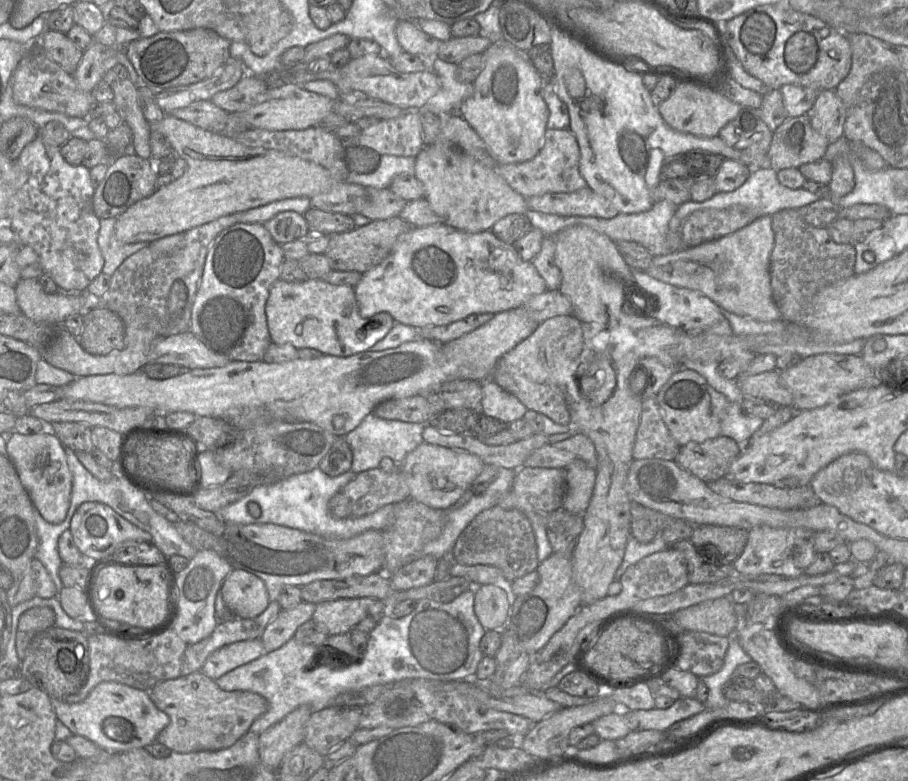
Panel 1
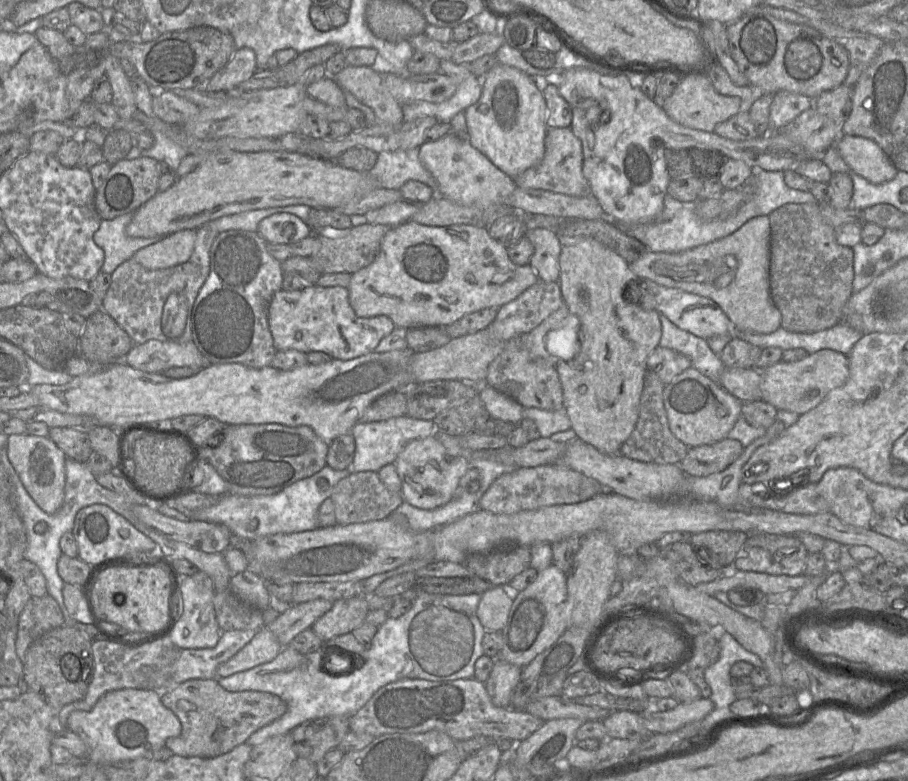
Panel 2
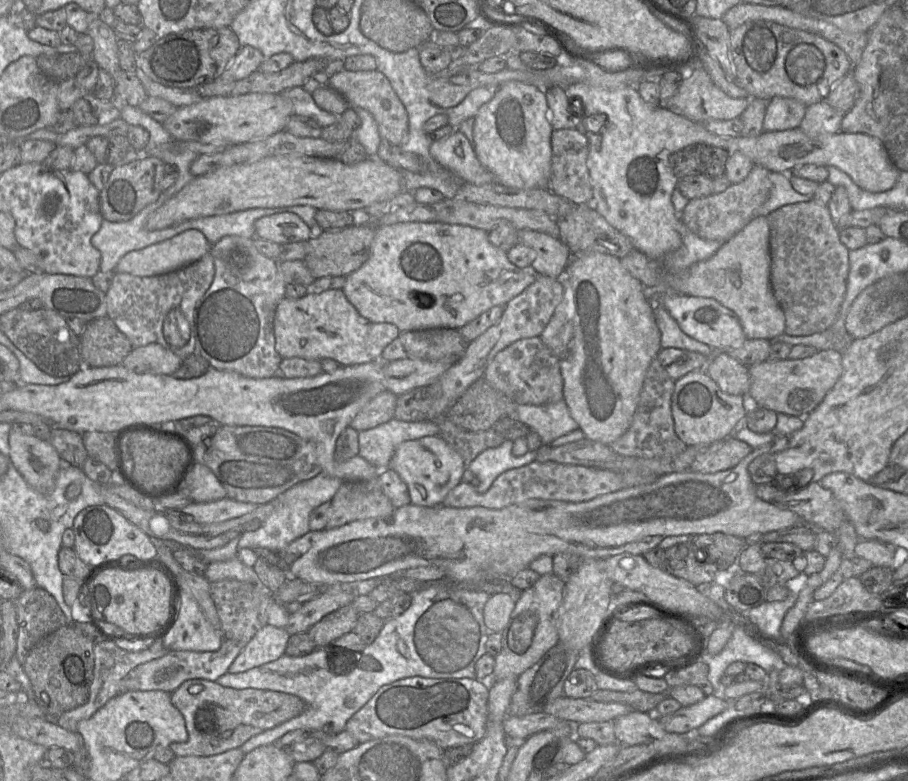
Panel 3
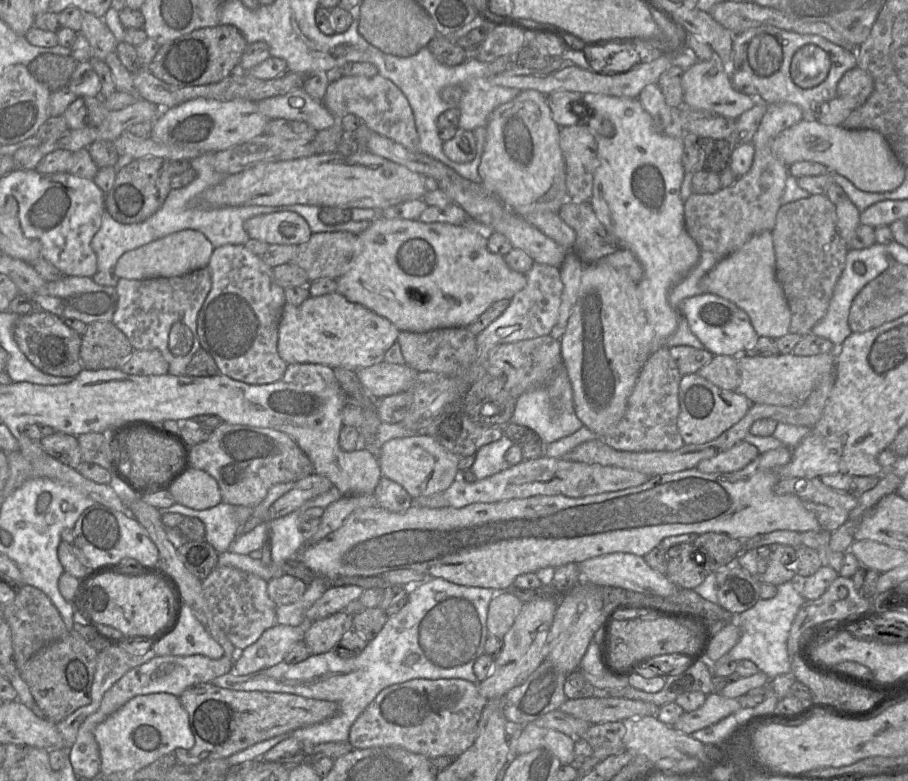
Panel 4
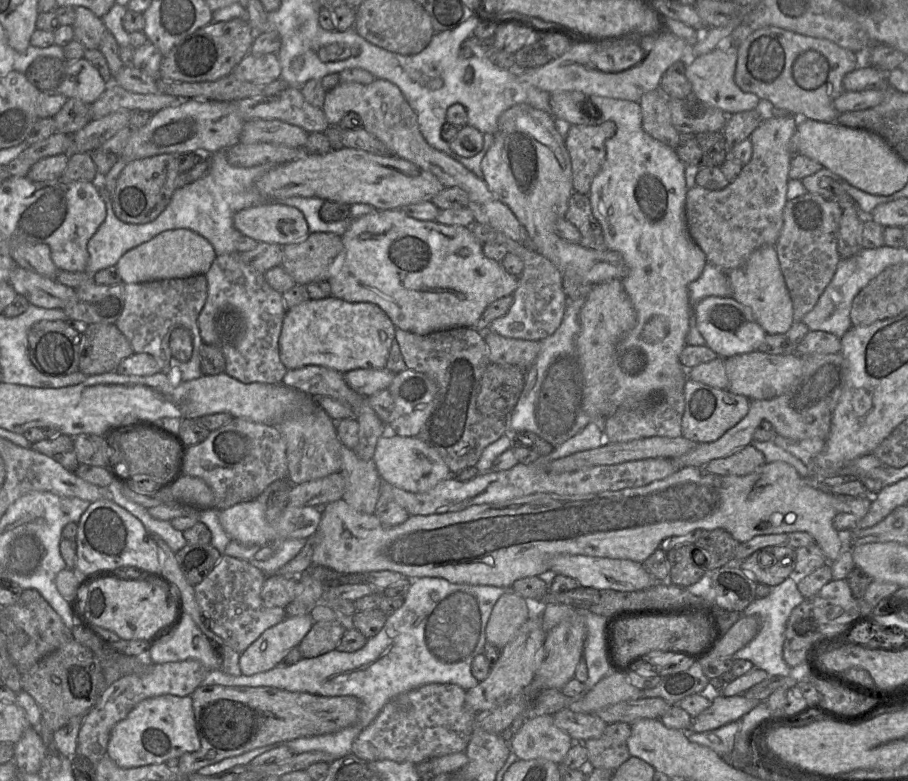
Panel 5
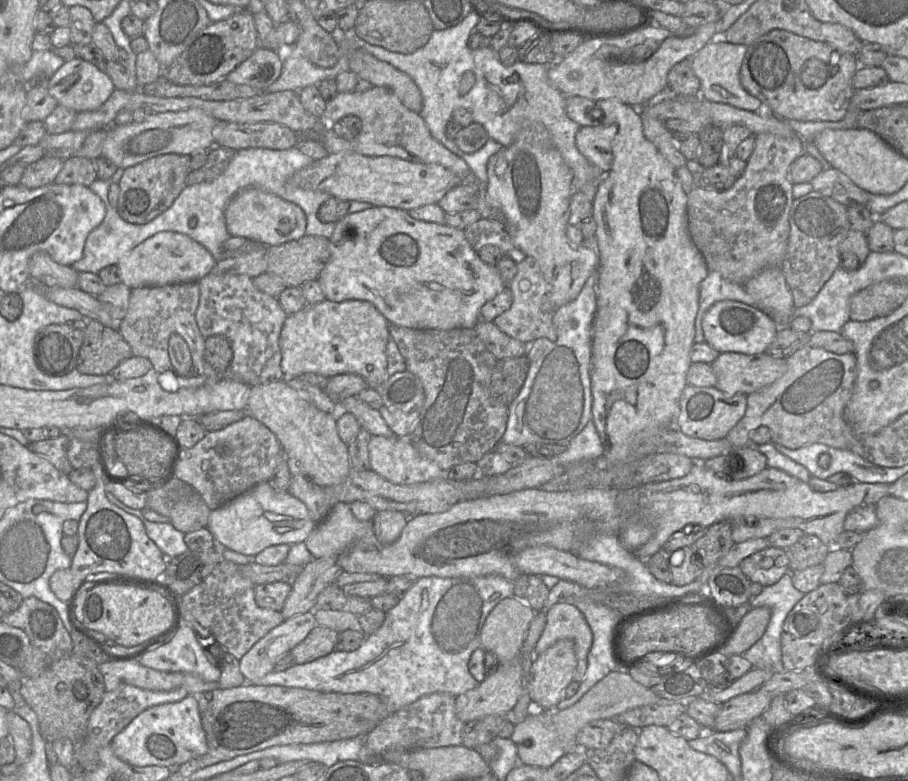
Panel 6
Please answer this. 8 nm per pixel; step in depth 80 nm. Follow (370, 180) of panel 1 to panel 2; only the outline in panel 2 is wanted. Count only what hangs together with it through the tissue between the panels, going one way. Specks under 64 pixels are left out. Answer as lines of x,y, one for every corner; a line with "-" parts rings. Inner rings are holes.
419,148
382,152
378,155
377,162
369,173
379,181
380,188
384,189
399,190
404,183
410,180
422,182
435,191
437,187
434,177
419,158

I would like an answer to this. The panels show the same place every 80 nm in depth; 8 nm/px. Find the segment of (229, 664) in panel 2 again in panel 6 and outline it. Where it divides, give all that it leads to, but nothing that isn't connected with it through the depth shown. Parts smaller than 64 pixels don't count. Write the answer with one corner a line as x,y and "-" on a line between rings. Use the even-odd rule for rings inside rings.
313,611
284,620
240,659
241,673
248,680
264,677
274,670
278,658
303,641
317,625

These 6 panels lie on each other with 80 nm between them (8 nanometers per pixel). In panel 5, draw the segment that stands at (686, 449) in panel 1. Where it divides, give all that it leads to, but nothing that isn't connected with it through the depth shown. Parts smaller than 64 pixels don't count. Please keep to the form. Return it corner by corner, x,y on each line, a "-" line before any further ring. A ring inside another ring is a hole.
750,444
731,455
709,461
704,466
704,470
723,476
744,476
754,472
764,463
766,463
766,459
763,453

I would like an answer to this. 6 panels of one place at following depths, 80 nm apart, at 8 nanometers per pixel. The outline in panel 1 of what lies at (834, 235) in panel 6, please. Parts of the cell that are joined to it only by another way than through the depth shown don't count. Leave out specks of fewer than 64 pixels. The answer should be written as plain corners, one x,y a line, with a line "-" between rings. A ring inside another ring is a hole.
783,209
771,217
774,246
770,254
769,275
772,297
781,320
788,325
807,327
812,299
824,288
854,275
854,244
838,244
826,228
806,223
797,209

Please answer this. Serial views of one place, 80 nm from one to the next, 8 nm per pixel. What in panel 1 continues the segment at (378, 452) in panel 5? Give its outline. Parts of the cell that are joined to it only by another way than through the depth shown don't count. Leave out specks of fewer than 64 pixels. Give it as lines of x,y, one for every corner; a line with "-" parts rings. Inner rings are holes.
423,442
398,467
408,485
411,499
435,509
447,510
472,486
485,464
476,455

